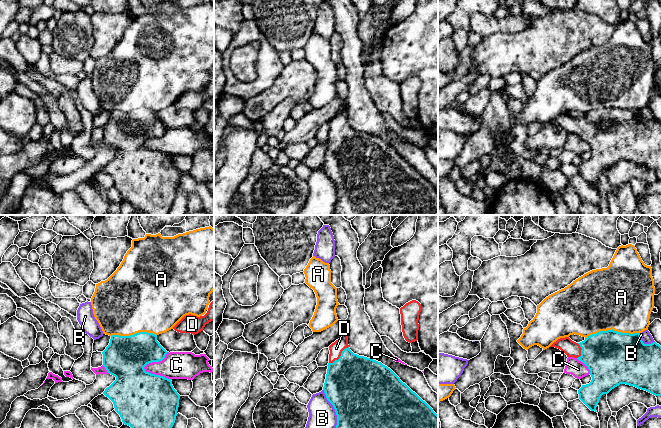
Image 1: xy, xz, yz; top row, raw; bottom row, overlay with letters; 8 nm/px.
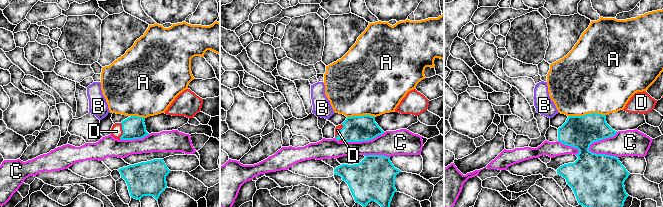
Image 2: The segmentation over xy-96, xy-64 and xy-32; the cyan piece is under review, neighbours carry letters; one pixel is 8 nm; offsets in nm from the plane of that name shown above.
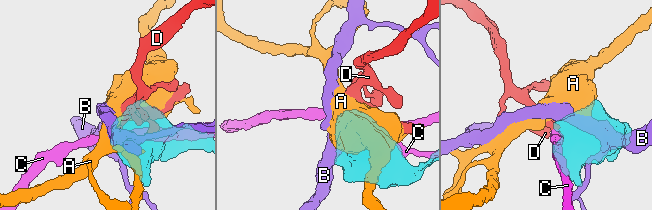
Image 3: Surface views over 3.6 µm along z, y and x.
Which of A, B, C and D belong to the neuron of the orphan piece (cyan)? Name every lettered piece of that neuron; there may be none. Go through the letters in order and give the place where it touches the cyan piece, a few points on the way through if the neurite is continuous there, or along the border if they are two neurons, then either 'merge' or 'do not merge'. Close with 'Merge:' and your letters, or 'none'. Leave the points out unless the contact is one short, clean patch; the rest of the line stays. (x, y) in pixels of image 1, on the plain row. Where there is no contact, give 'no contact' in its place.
A: yz (612, 105) | do not merge
B: xz (336, 189) | do not merge
C: xy (155, 137) | do not merge
D: xz (340, 132) | across xz (353, 160), (347, 152), (340, 132), (336, 124) | merge
Merge: D

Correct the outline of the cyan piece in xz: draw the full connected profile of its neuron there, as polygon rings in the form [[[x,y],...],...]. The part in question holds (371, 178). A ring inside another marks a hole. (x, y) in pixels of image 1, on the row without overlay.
[[[348,108],[329,122],[329,139],[324,169],[337,191],[337,215],[438,215],[438,191],[400,154],[381,138],[354,130],[348,121]]]

